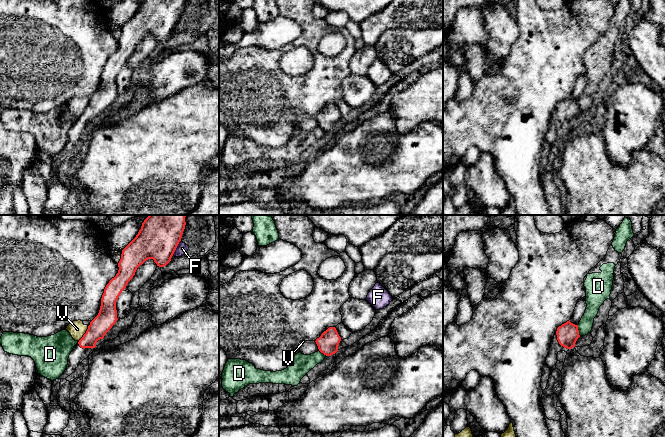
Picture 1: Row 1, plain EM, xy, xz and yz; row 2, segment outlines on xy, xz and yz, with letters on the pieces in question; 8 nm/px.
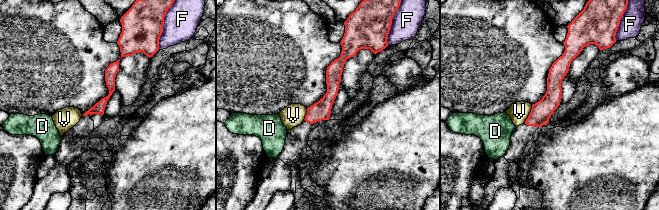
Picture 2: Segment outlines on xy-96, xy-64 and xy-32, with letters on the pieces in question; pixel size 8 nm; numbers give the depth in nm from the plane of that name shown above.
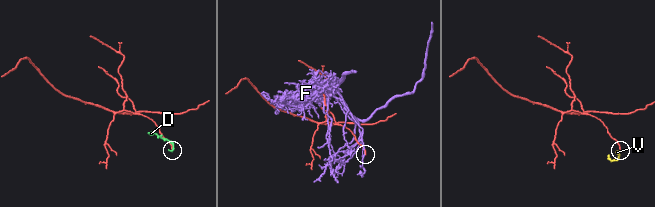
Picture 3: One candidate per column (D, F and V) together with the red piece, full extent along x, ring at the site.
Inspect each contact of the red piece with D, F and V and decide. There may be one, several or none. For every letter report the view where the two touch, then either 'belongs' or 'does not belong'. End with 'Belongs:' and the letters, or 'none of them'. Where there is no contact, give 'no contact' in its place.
D: yz | does not belong
F: xy | does not belong
V: xy | does not belong
Belongs: none of them

